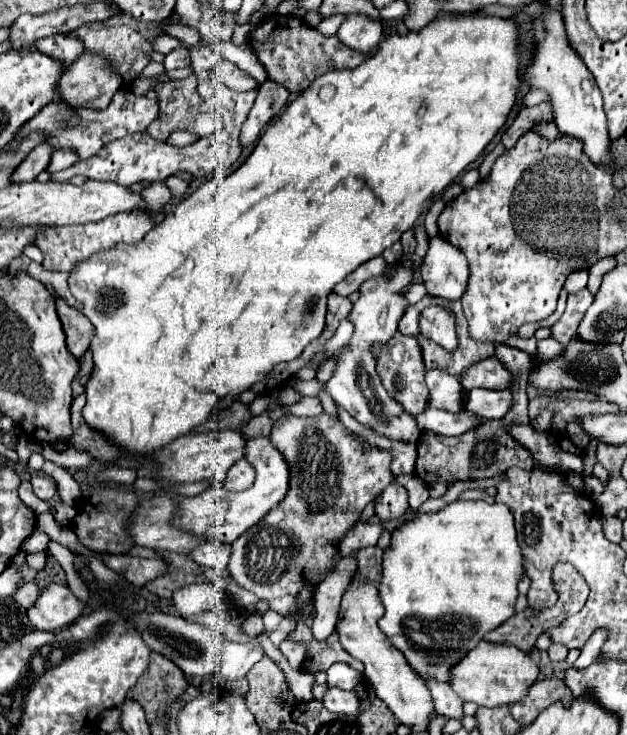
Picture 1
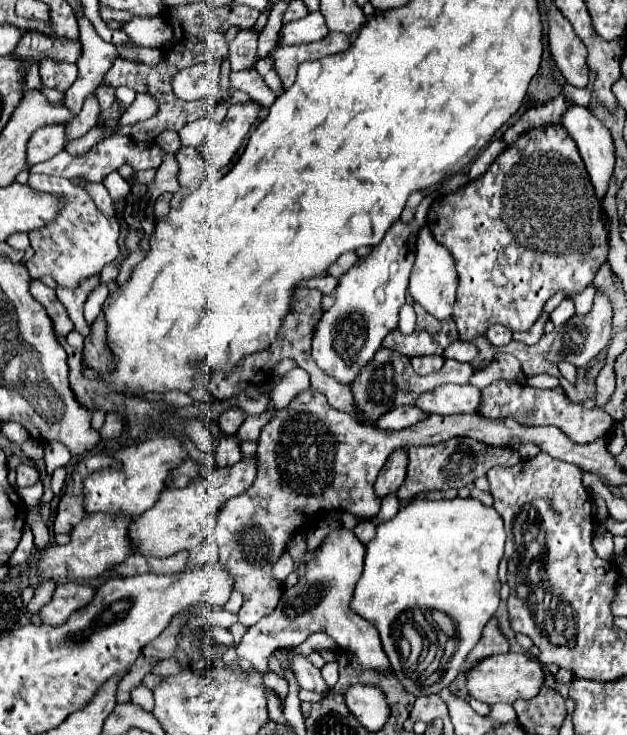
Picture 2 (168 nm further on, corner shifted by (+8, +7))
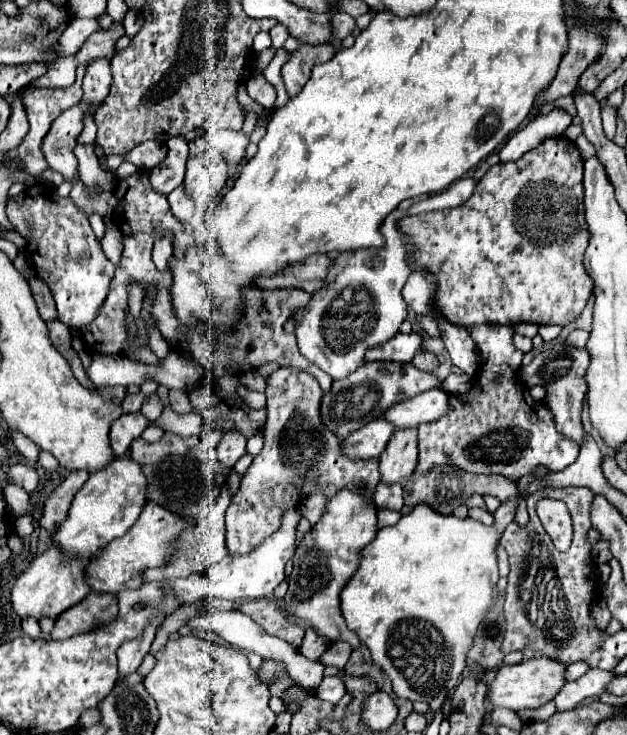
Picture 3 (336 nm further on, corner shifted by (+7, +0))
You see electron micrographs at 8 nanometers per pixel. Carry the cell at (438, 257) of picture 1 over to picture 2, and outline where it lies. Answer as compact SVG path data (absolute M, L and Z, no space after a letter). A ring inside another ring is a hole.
M422 229L418 235L418 243L416 243L416 261L410 273L410 283L408 283L408 291L414 303L420 303L430 315L434 315L438 321L448 321L452 317L452 305L454 305L454 297L456 297L456 267L454 267L454 259L450 259L450 253L446 247L438 245L430 233L430 229Z

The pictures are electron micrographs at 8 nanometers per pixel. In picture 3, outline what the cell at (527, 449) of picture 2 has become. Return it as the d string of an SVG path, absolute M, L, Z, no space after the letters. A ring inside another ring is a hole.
M483 324L483 328L467 328L471 338L477 344L479 350L479 372L473 380L473 386L467 394L457 396L457 406L453 412L443 416L443 420L437 420L435 424L423 424L417 428L419 432L419 466L413 474L419 476L419 472L427 472L427 468L439 466L439 464L455 464L467 472L499 472L505 476L511 476L517 480L519 476L531 472L537 464L543 464L551 470L563 470L569 464L573 464L579 456L579 444L575 440L565 438L557 428L551 414L551 408L545 402L533 402L529 388L519 380L517 372L511 372L511 368L521 366L523 352L513 346L513 334L515 330L511 326L493 326Z

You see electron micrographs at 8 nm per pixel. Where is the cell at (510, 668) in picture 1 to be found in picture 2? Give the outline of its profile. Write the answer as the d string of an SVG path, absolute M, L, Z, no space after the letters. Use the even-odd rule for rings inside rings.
M502 653L502 655L492 655L486 661L480 661L478 665L474 665L470 671L464 673L466 679L466 689L468 695L484 701L488 705L494 703L514 703L518 699L530 699L536 697L540 687L544 685L544 669L540 665L540 661L532 659L526 653Z

